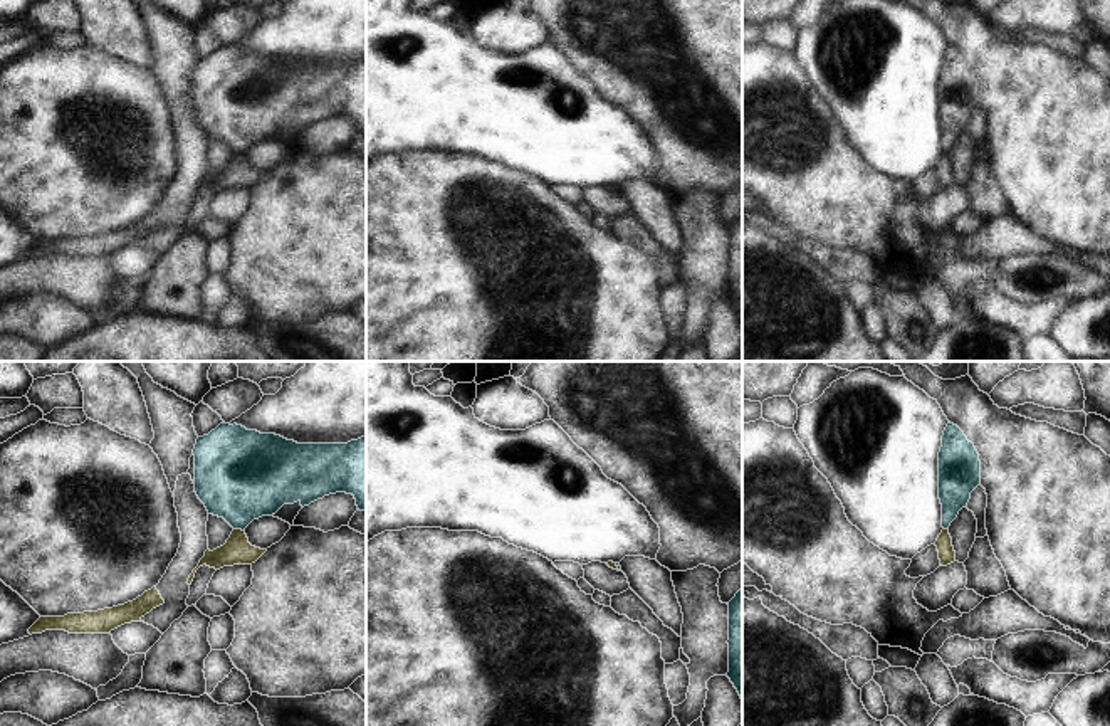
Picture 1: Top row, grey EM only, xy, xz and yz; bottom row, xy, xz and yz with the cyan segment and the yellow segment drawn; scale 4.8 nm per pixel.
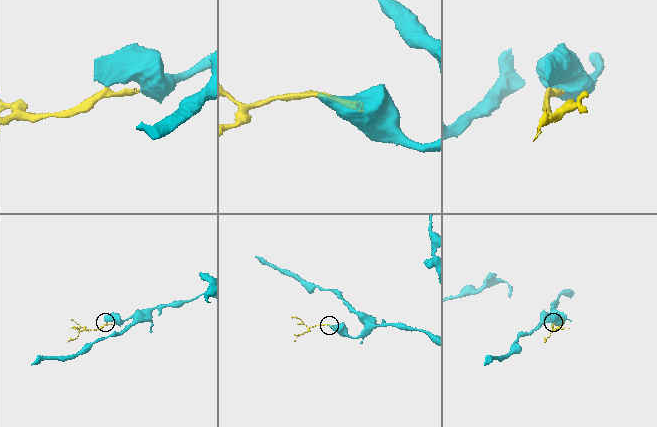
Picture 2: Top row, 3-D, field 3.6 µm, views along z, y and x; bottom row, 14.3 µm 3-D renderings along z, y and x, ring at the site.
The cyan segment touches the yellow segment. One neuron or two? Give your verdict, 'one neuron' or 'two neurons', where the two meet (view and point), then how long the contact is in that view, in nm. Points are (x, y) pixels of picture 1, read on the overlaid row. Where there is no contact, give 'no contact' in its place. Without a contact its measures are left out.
two neurons | xy (239, 528) | 60 nm

